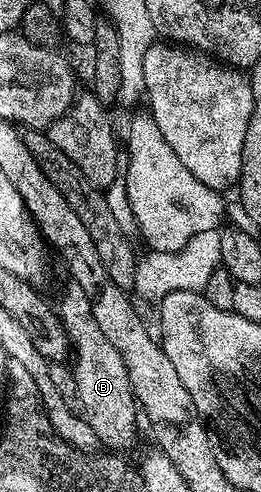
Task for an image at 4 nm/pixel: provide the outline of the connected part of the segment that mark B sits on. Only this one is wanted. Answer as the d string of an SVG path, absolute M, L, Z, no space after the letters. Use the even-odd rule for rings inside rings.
M69 285L65 296L61 299L61 304L56 304L55 310L61 316L61 324L65 326L65 332L75 355L77 351L77 360L73 363L73 379L77 382L77 399L81 402L82 408L80 407L80 410L83 412L83 417L91 425L91 429L95 429L98 444L104 445L106 443L109 446L106 448L109 449L131 446L133 438L137 435L139 404L129 384L129 374L123 365L123 357L119 357L115 345L111 345L111 341L107 341L107 336L99 330L99 325L95 322L95 313L91 313L91 301L87 301L83 289Z

